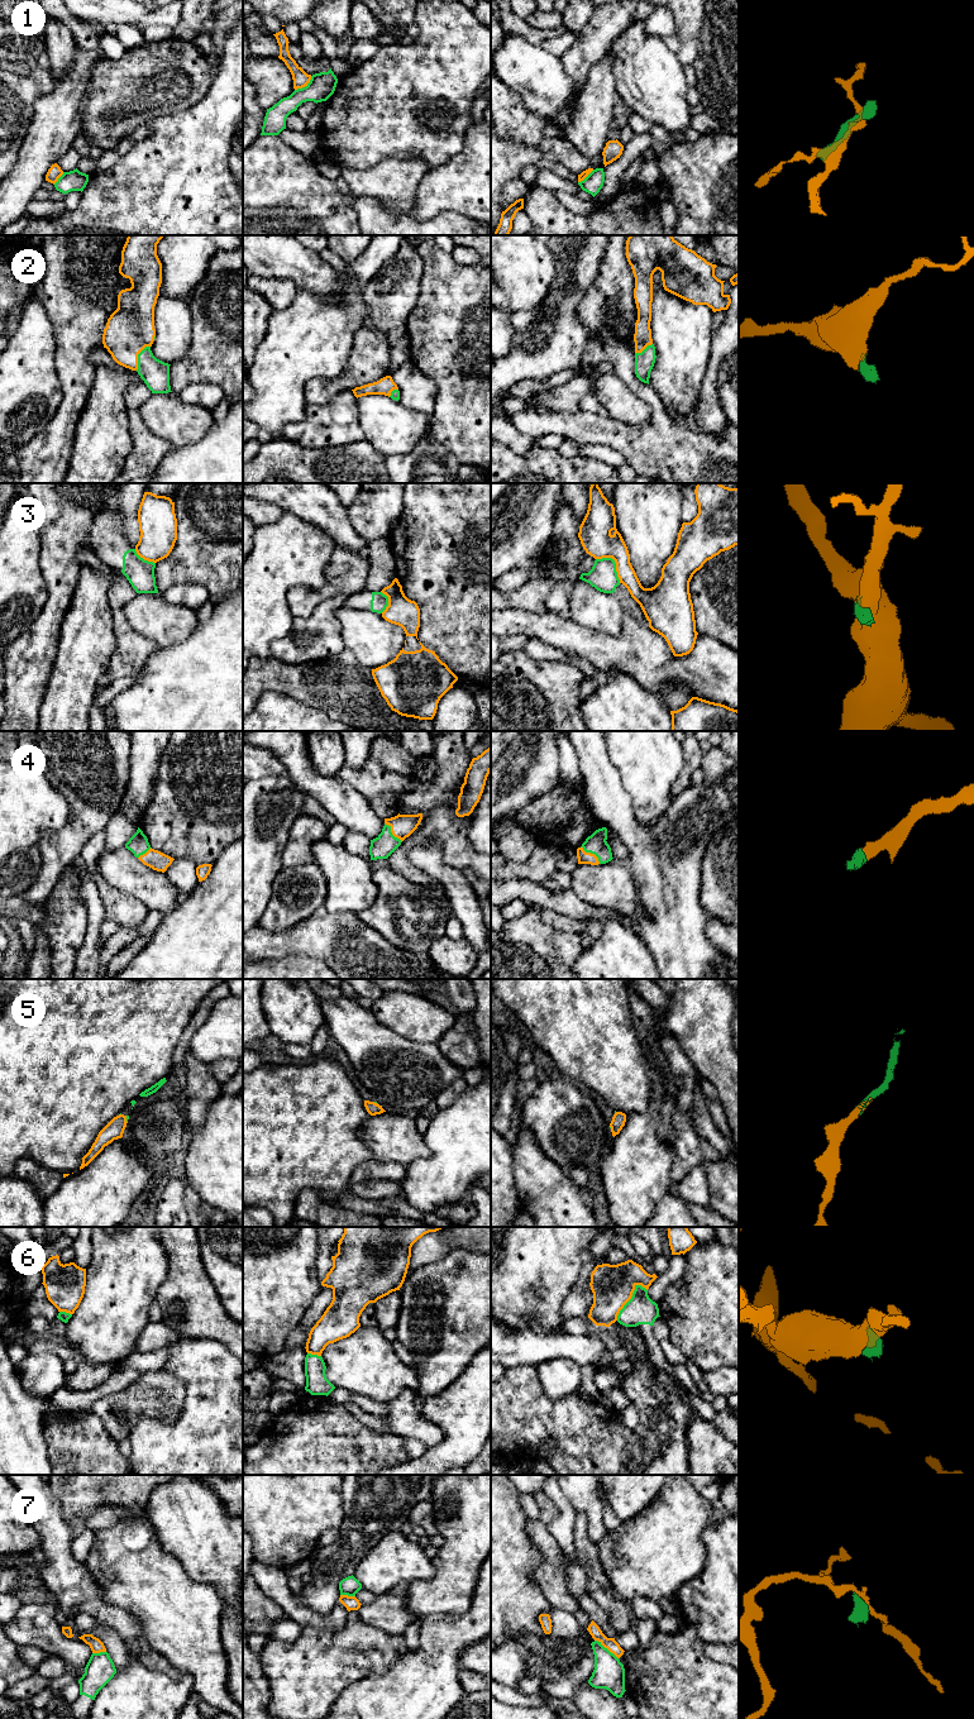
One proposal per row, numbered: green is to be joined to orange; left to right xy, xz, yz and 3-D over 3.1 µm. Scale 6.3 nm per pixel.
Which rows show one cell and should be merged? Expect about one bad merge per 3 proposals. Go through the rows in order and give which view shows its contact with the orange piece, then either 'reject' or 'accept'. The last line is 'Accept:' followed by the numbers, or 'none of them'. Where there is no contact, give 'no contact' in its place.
1: meets orange in xz; reject
2: meets orange in xy; accept
3: meets orange in yz; reject
4: meets orange in yz; accept
5: meets orange in xy; accept
6: meets orange in yz; reject
7: meets orange in yz; reject
Accept: 2, 4, 5

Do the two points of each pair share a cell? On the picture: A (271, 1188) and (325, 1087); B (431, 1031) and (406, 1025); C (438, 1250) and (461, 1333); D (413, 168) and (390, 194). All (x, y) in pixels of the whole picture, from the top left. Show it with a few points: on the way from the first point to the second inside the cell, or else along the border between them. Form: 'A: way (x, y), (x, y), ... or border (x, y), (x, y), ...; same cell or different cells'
A: way (271, 1163), (271, 1144), (302, 1112); same cell
B: way (425, 1025), (413, 1025); same cell
C: border (449, 1251), (440, 1259), (413, 1270); different cells
D: way (406, 175), (395, 187); same cell

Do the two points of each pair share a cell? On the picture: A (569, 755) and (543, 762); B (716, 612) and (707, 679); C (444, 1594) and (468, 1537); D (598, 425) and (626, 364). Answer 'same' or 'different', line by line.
A: different
B: different
C: same
D: same

